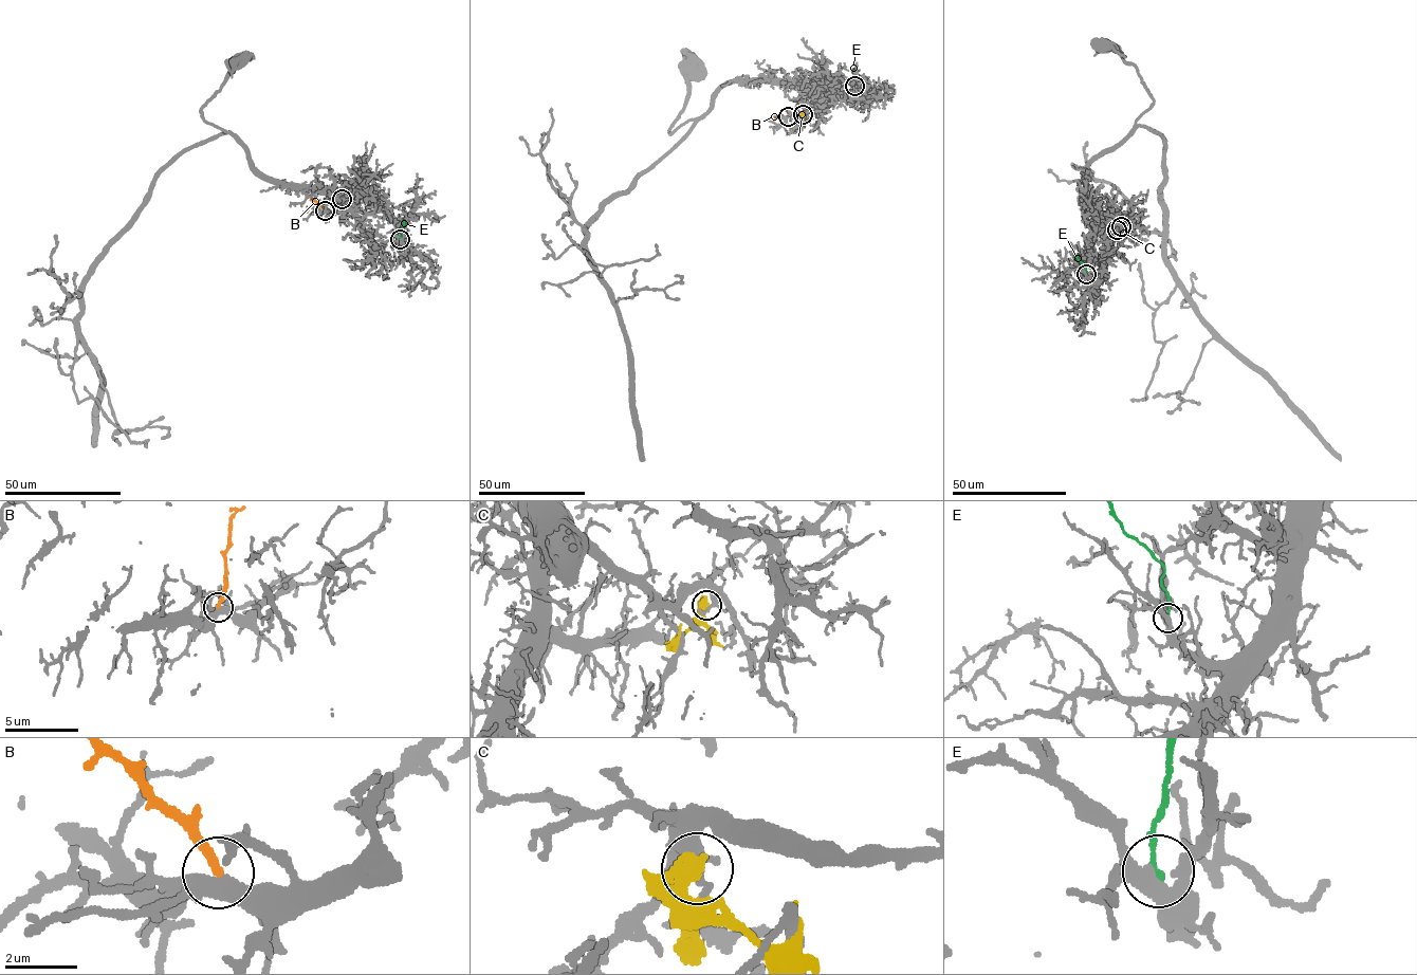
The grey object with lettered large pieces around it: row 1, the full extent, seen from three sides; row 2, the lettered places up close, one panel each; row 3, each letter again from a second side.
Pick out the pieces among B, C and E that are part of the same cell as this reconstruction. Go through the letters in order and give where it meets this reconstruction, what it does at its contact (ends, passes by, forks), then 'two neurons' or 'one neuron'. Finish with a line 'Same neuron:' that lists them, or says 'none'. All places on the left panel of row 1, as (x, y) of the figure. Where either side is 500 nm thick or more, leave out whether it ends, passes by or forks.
B: (325, 210) | it ends | one neuron
C: (342, 199) | it ends | two neurons
E: (400, 239) | it ends | two neurons
Same neuron: B

